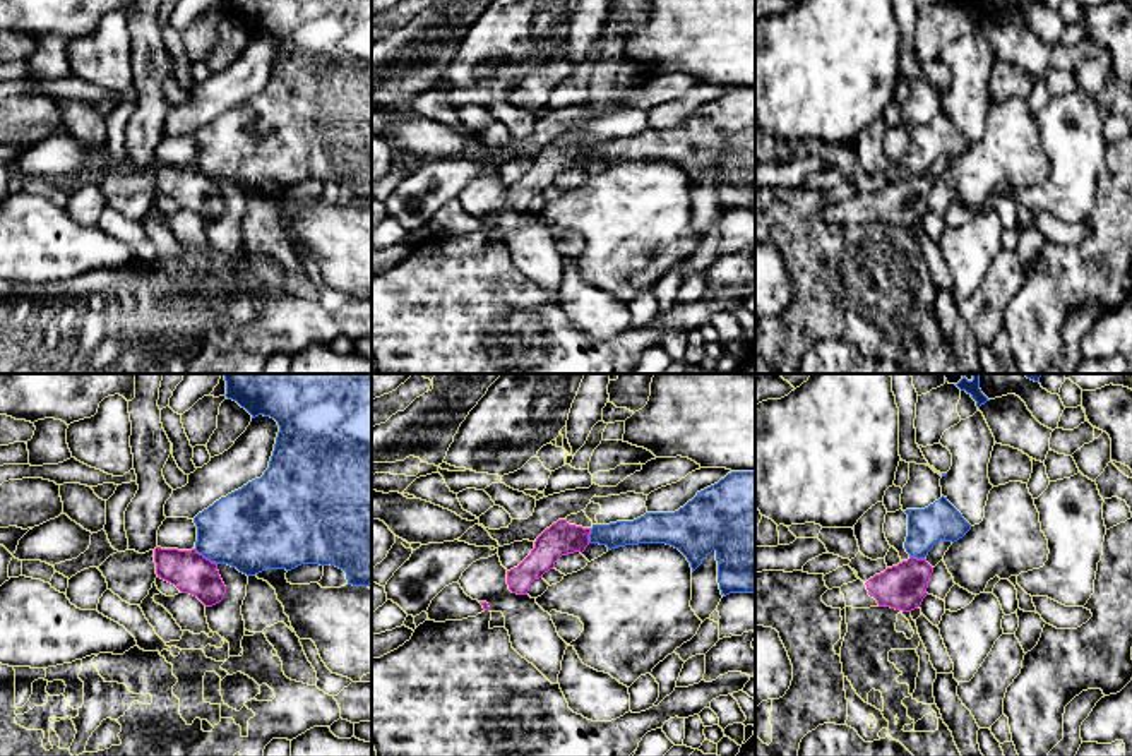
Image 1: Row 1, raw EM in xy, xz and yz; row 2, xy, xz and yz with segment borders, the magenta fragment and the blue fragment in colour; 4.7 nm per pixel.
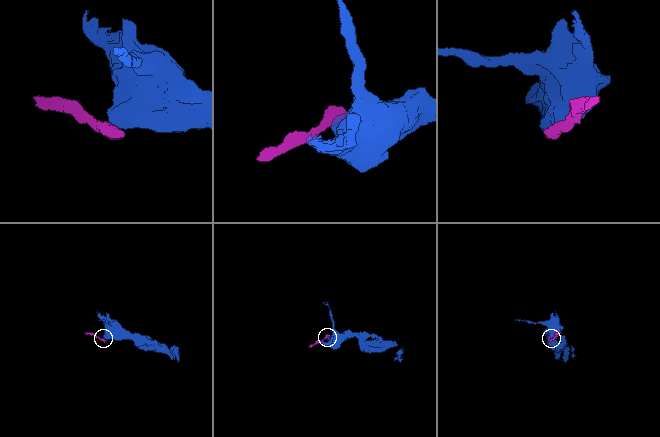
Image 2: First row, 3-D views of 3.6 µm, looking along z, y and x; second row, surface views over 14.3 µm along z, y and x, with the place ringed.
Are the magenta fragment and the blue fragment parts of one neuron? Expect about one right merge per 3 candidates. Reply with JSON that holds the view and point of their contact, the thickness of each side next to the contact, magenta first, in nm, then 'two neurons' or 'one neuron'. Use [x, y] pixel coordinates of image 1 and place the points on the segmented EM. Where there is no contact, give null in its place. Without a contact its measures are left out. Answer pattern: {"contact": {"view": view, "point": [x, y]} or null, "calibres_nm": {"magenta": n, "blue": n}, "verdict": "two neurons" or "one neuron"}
{"contact": {"view": "xy", "point": [204, 558]}, "calibres_nm": {"magenta": 190, "blue": 380}, "verdict": "two neurons"}

